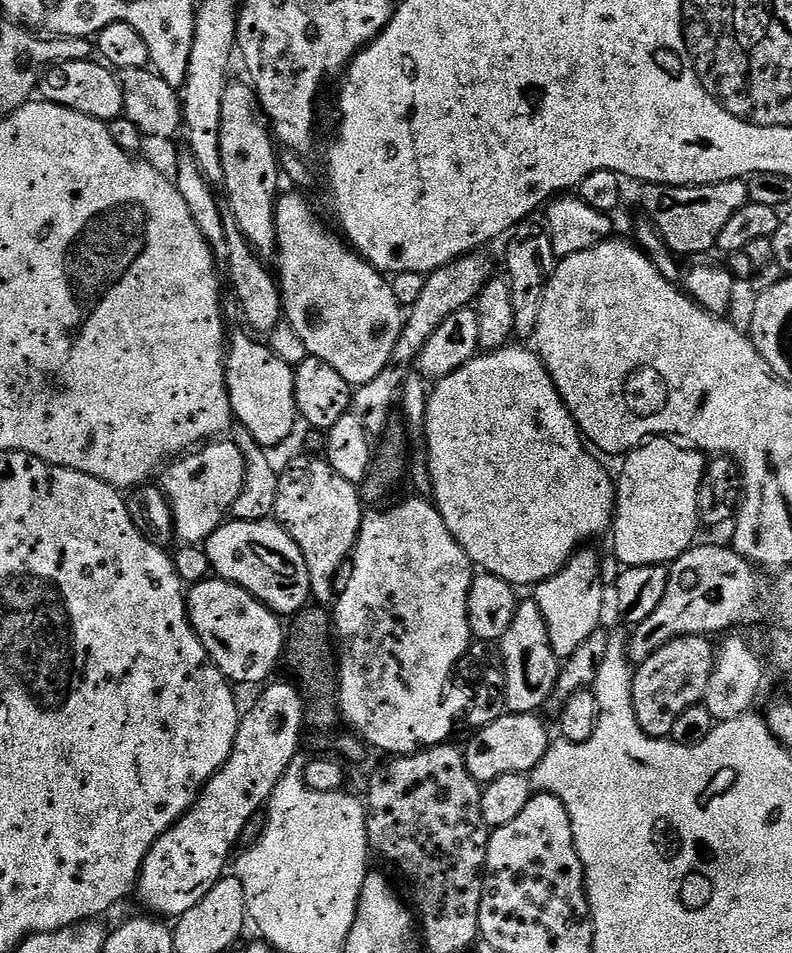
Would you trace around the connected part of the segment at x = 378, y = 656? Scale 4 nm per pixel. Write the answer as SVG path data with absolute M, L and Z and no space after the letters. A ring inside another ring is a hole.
M413 498L408 500L405 504L396 504L393 508L388 508L385 512L376 512L380 510L365 511L364 521L360 523L360 537L356 540L355 549L350 557L350 569L352 573L348 576L348 585L343 585L342 591L339 593L338 599L334 605L334 636L338 641L338 699L340 701L340 714L349 729L355 730L360 739L364 741L369 749L375 750L377 748L380 752L392 752L393 757L397 756L410 756L413 752L421 751L425 748L435 748L437 744L445 743L449 739L448 736L452 732L452 727L455 726L456 720L452 717L450 709L444 705L444 691L448 688L448 679L452 676L452 671L465 659L466 653L469 651L468 640L473 639L472 631L468 625L468 595L470 594L470 586L472 585L472 577L474 575L474 565L472 559L466 554L466 550L462 550L462 546L458 546L458 542L454 538L454 534L450 534L450 530L446 526L446 522L442 518L442 514L437 510L435 503L429 502L427 499Z

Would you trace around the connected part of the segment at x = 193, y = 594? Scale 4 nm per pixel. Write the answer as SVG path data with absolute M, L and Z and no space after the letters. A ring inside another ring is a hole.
M207 578L191 585L186 592L188 617L202 646L223 676L233 685L263 685L281 663L286 643L286 628L281 617L251 596L245 588L229 580Z

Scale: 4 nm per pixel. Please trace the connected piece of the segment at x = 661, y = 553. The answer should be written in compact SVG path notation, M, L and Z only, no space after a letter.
M653 438L623 457L616 486L616 514L612 518L612 548L625 569L658 565L670 566L697 543L696 527L701 527L700 487L706 482L705 453L681 446L672 438Z

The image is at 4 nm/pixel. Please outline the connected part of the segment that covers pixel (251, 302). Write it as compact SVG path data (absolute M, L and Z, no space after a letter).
M225 211L224 225L226 226L226 250L222 254L222 260L223 263L224 260L228 263L228 280L232 283L232 292L236 295L237 302L240 303L240 312L244 315L245 322L249 324L247 327L257 337L271 337L284 320L284 303L280 297L277 277L273 273L272 276L268 273L269 265L261 260L256 251L246 242L242 230L238 230L238 222L234 214Z

